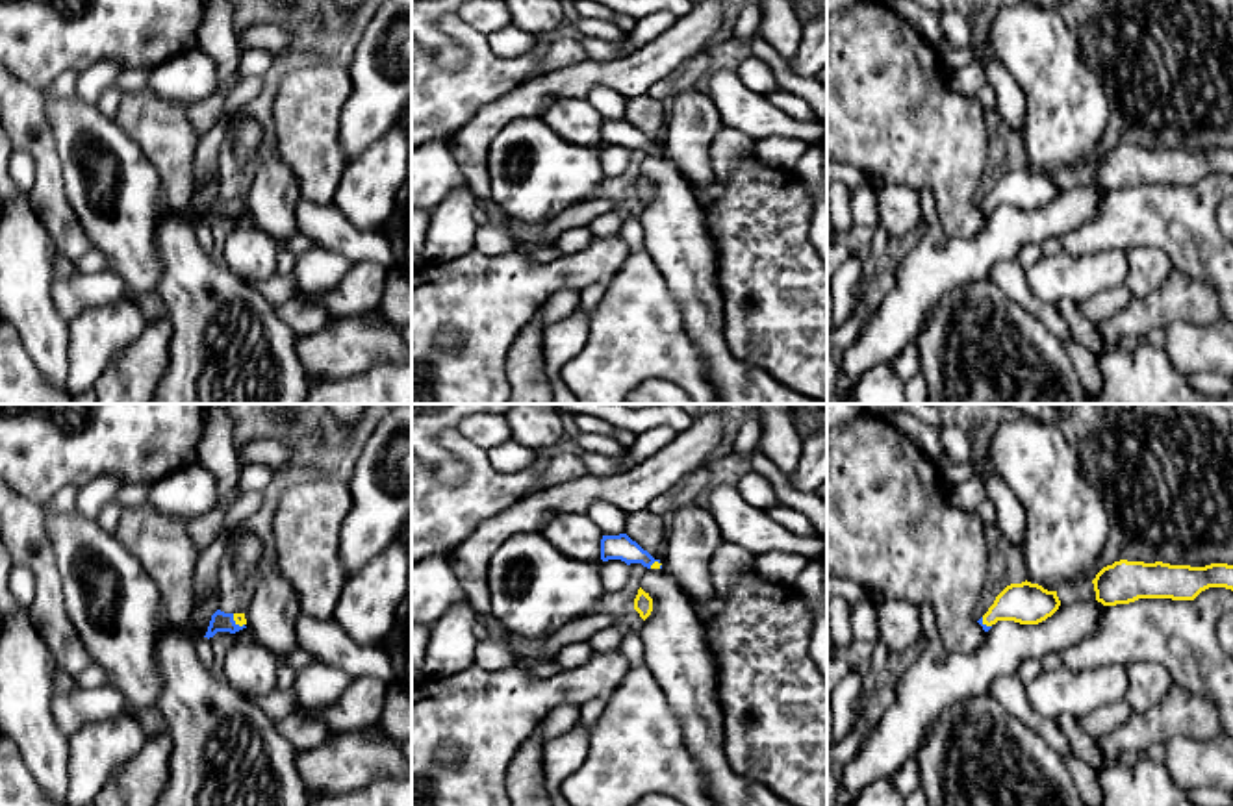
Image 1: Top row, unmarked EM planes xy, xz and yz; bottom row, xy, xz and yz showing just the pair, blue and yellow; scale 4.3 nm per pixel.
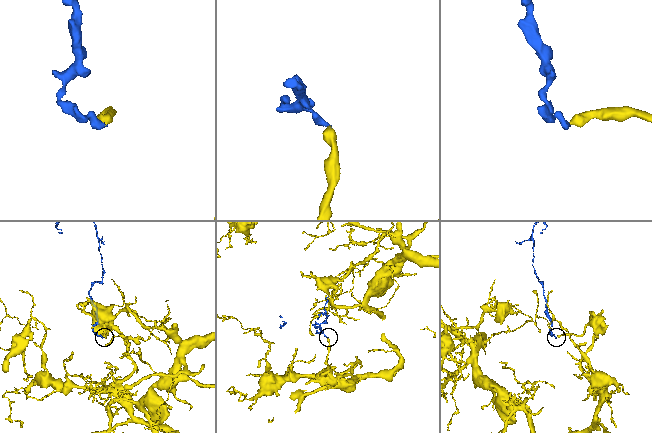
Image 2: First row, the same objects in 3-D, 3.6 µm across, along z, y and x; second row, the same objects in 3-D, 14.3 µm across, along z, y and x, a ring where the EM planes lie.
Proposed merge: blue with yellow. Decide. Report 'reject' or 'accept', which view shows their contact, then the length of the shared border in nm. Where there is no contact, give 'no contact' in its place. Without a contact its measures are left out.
accept | xy | 80 nm

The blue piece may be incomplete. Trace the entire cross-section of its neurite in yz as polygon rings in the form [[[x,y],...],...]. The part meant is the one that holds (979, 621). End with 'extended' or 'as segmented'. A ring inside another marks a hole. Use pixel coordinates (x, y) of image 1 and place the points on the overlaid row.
[[[1022,582],[1007,586],[977,621],[988,632],[998,621],[1020,624],[1038,624],[1051,617],[1061,606],[1057,591],[1048,591],[1038,584]]]; extended

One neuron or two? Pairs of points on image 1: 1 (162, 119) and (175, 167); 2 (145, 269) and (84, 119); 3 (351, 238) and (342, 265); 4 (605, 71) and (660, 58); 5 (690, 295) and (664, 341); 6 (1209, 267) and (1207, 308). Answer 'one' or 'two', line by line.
1: one
2: one
3: two
4: one
5: two
6: two

